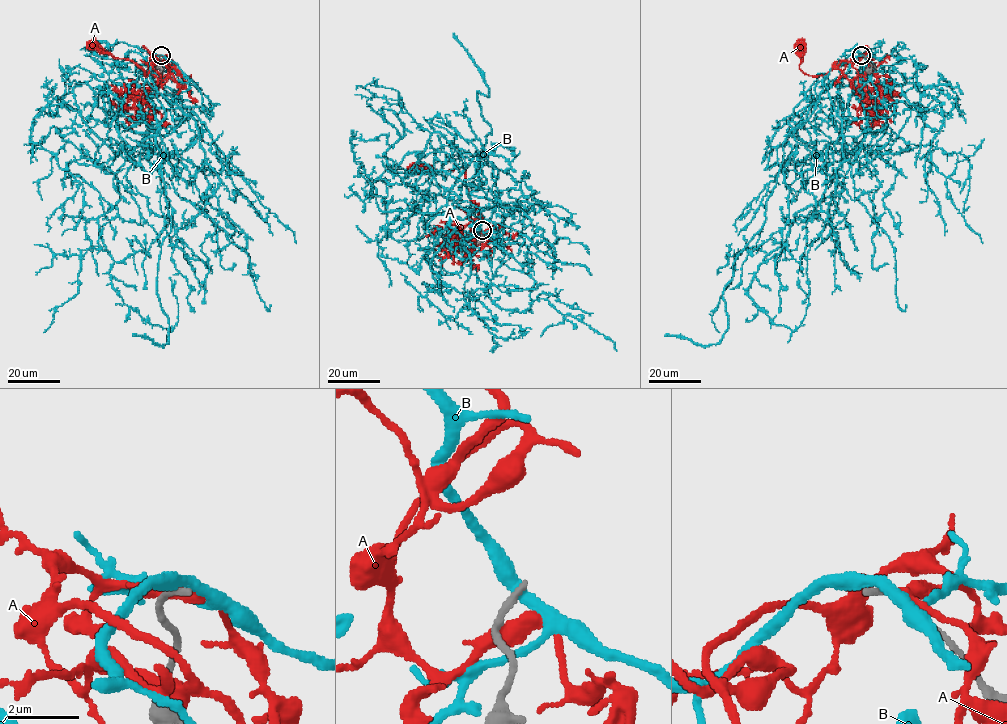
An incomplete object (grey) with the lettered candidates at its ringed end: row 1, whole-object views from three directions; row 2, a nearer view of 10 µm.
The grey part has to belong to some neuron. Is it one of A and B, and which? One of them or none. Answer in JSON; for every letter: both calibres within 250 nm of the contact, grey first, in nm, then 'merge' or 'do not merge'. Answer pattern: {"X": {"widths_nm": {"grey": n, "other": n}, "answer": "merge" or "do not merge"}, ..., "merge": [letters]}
{"A": {"widths_nm": {"grey": 190, "other": 440}, "answer": "do not merge"}, "B": {"widths_nm": {"grey": 200, "other": 360}, "answer": "do not merge"}, "merge": []}

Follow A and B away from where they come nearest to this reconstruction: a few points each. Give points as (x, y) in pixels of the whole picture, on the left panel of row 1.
A: (159, 56), (151, 54), (160, 61), (157, 60), (145, 76), (130, 60), (113, 57), (92, 44)
B: (160, 55), (149, 63), (149, 76), (165, 116), (155, 135), (126, 152), (107, 85), (173, 96), (296, 243)

